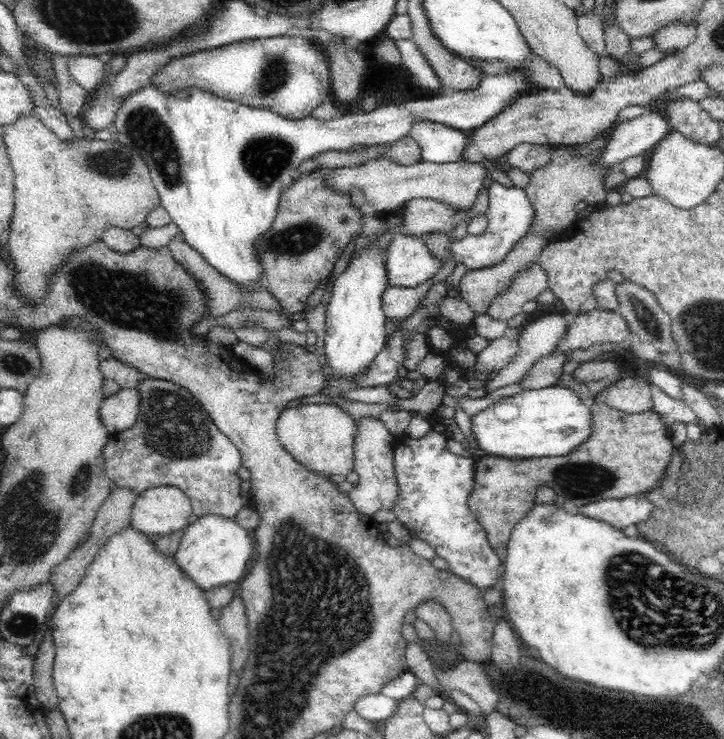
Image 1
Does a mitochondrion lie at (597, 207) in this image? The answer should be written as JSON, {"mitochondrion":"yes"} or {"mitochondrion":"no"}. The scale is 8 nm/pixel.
{"mitochondrion":"no"}

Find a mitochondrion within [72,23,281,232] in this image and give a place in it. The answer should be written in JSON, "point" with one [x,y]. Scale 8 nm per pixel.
{"point":[145,129]}

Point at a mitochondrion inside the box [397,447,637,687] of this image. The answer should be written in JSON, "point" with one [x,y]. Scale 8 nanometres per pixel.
{"point":[583,480]}

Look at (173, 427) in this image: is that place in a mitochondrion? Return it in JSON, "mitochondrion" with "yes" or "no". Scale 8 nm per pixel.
{"mitochondrion":"yes"}

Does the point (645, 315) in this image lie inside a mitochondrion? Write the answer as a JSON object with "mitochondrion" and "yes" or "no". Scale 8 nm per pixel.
{"mitochondrion":"yes"}

